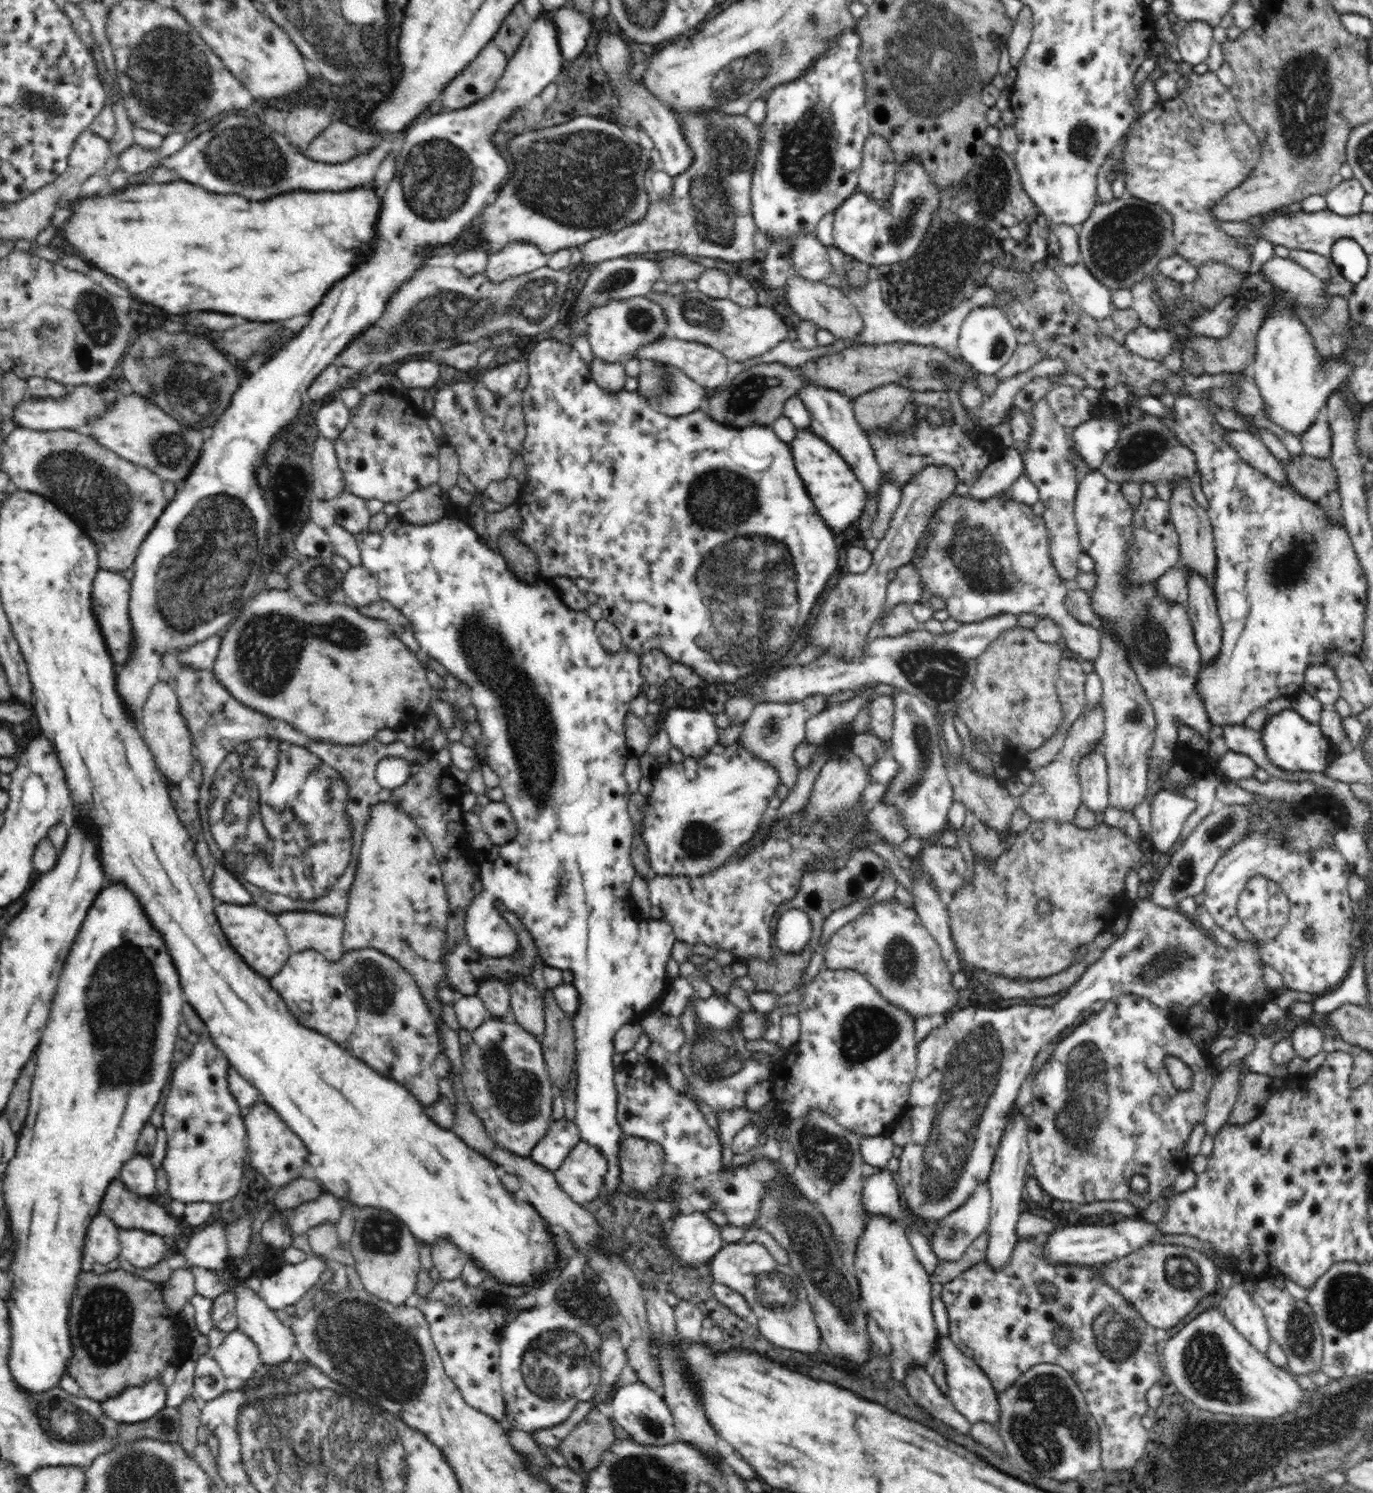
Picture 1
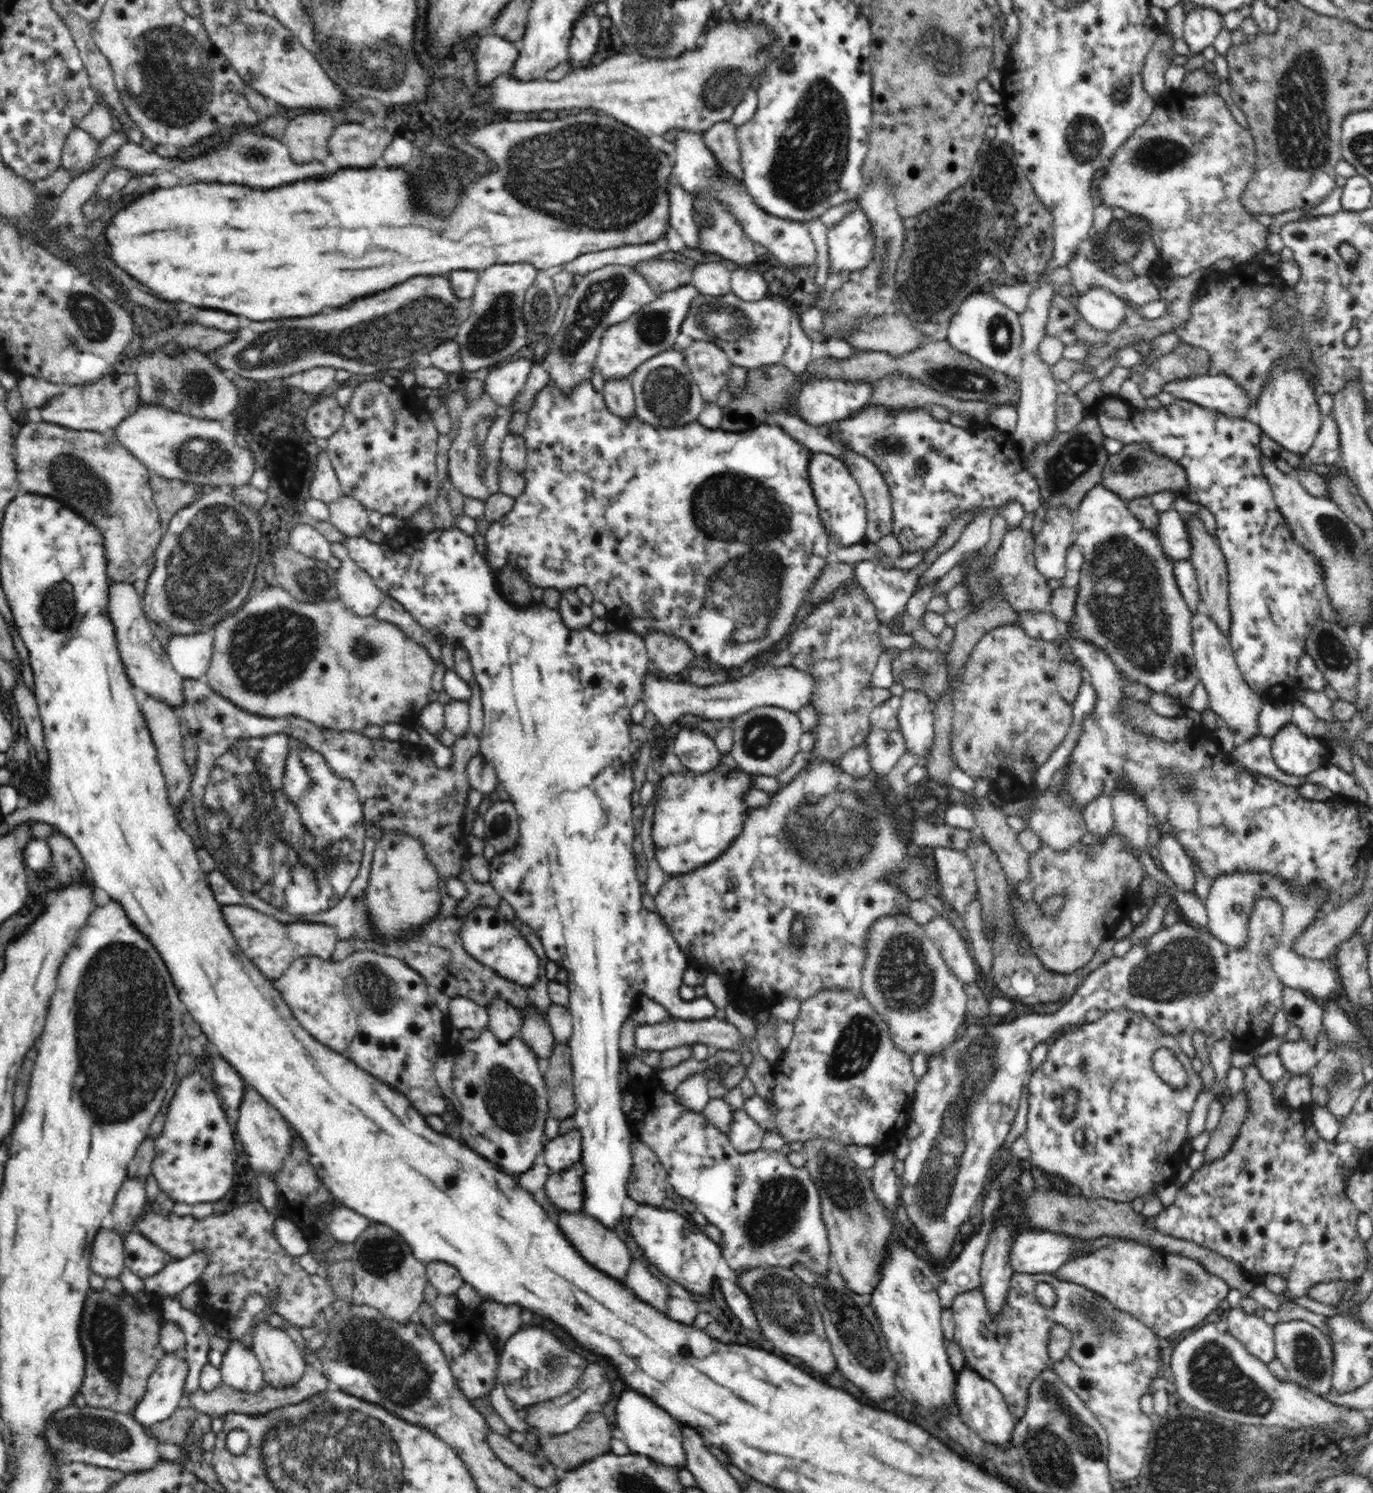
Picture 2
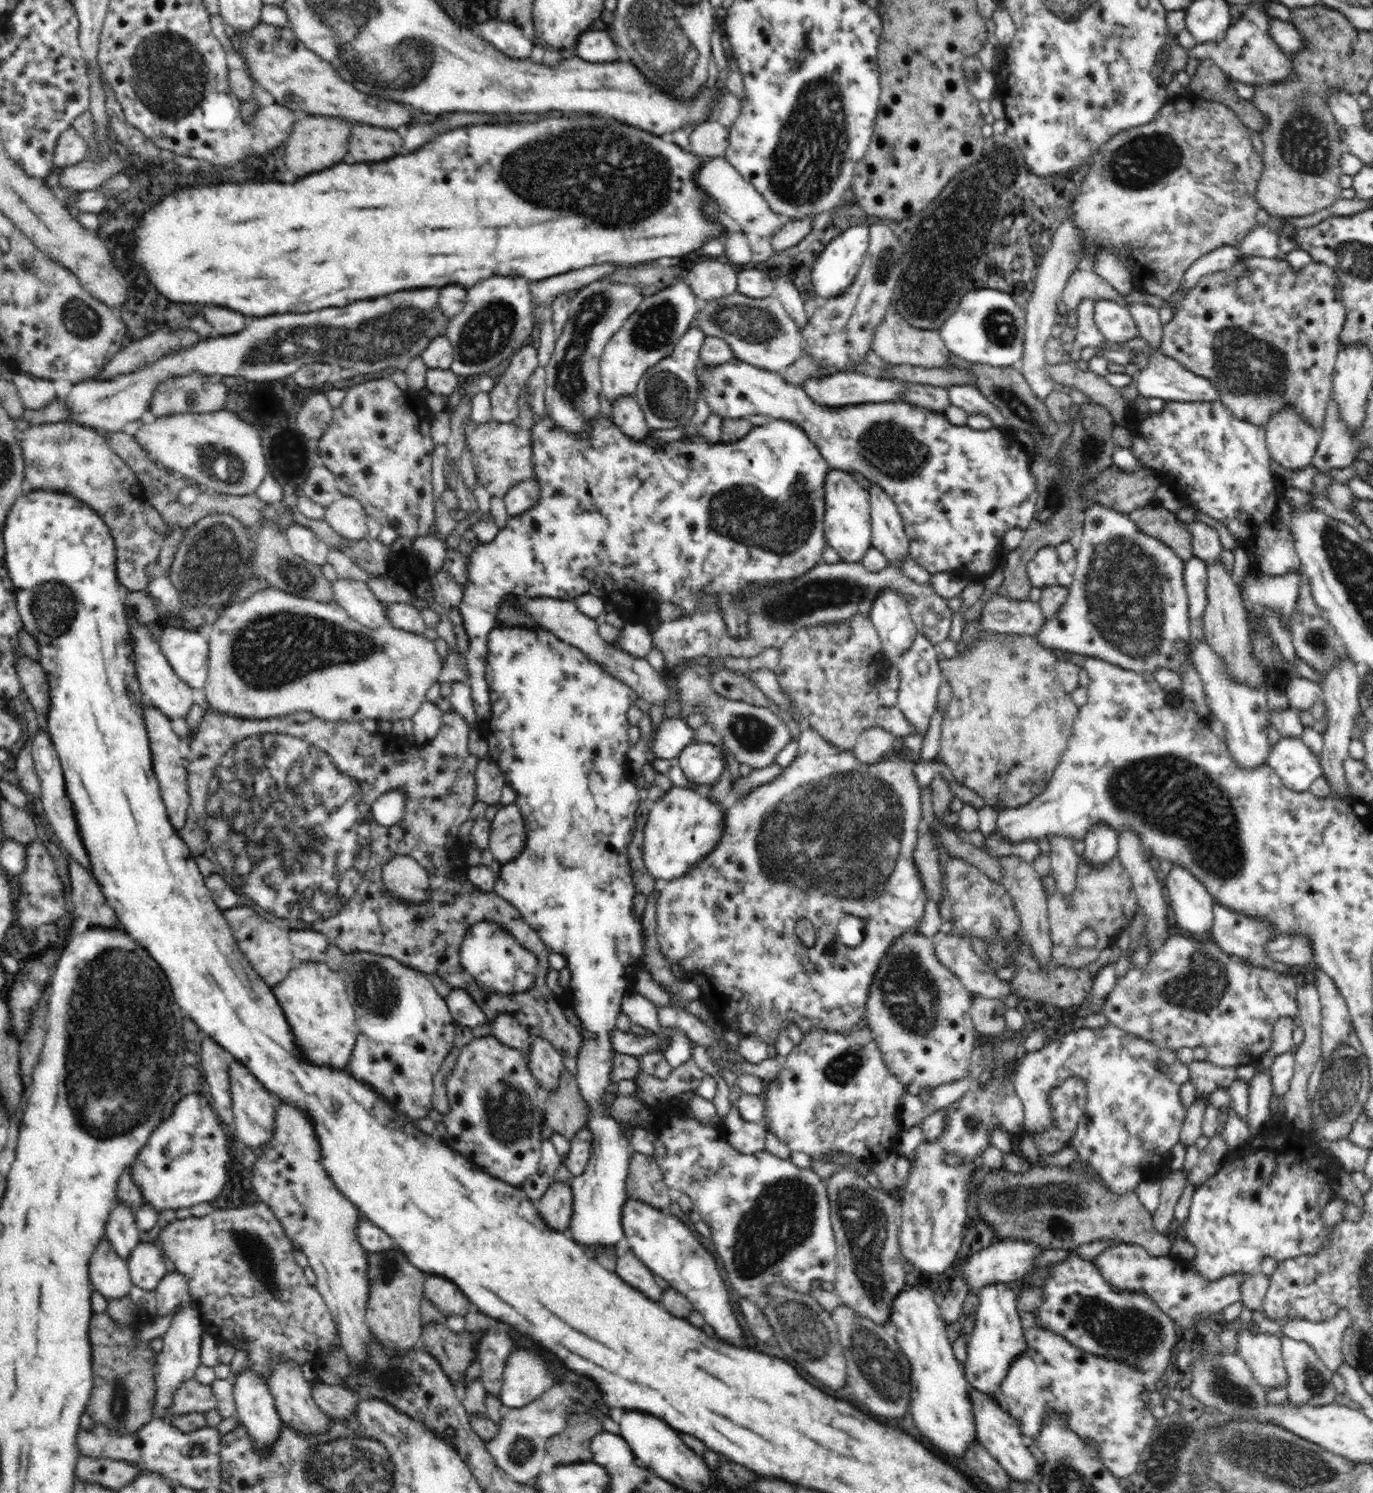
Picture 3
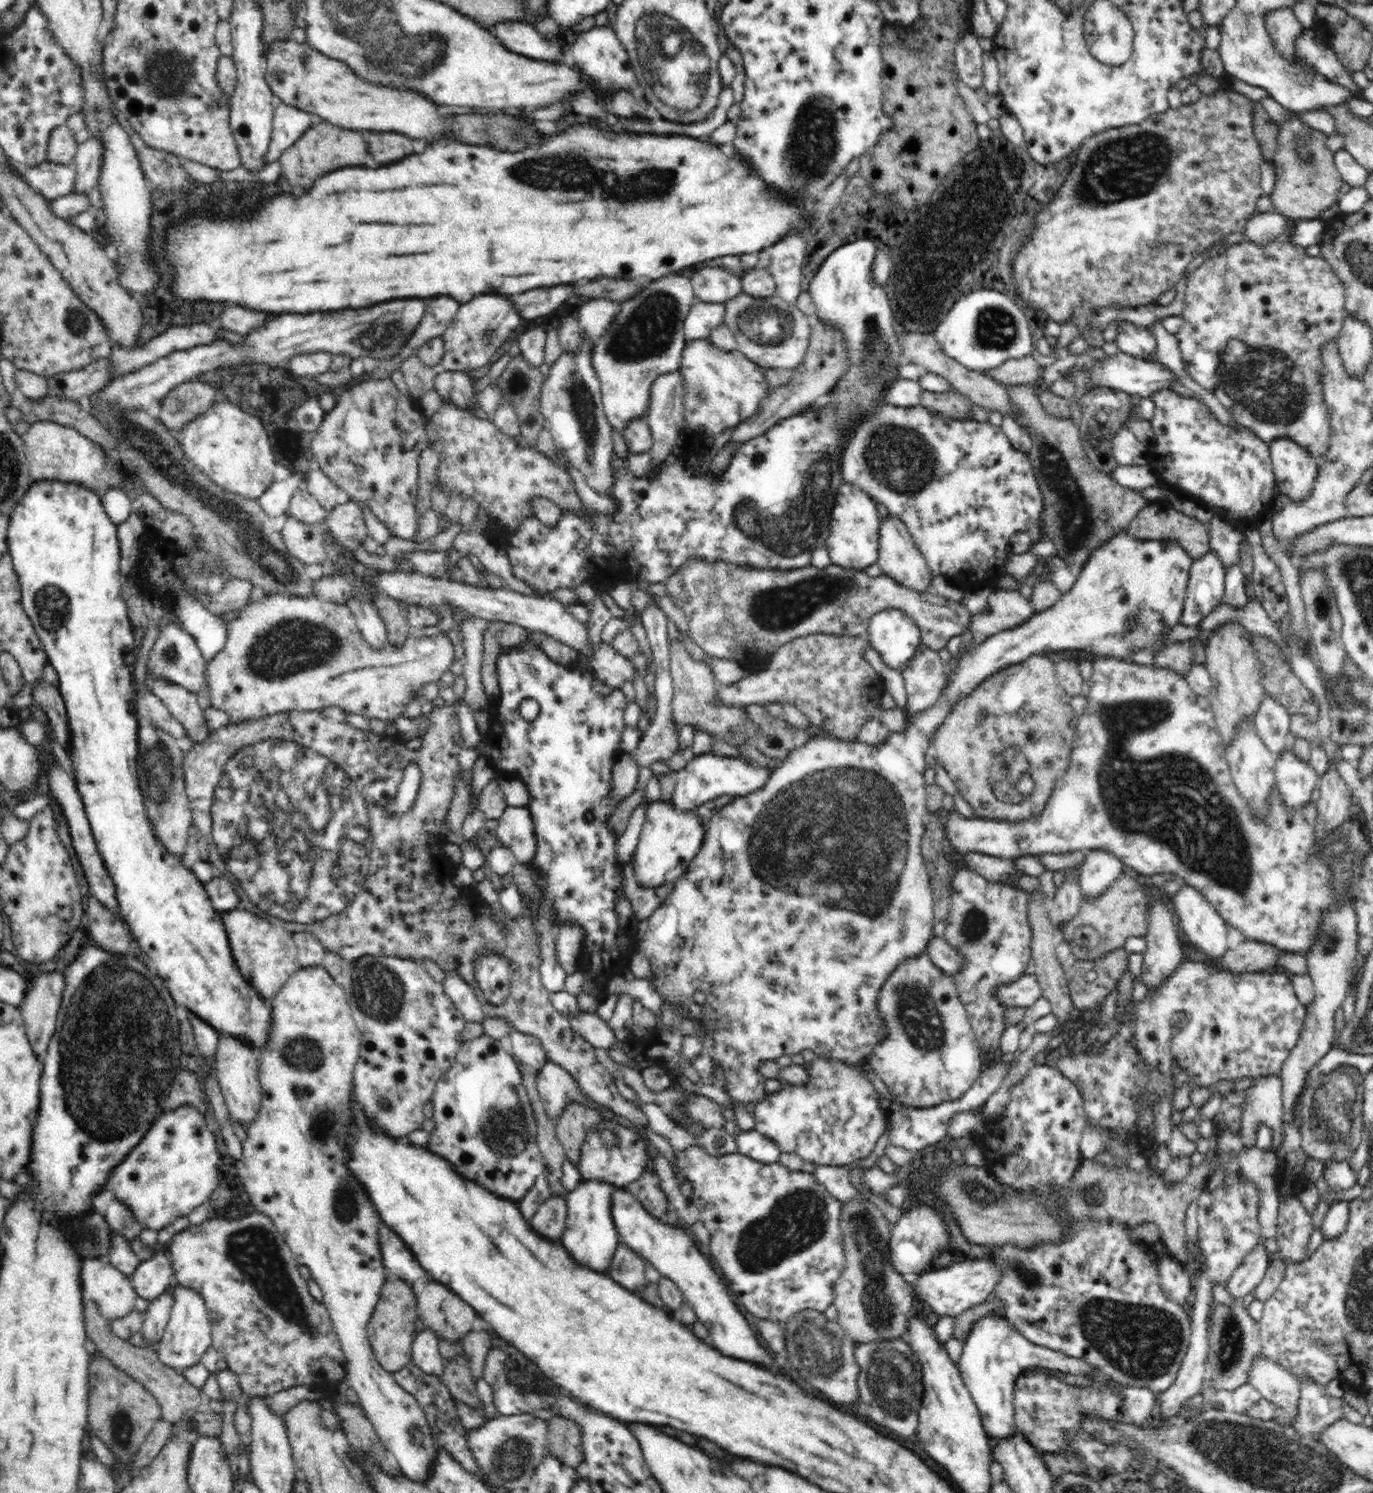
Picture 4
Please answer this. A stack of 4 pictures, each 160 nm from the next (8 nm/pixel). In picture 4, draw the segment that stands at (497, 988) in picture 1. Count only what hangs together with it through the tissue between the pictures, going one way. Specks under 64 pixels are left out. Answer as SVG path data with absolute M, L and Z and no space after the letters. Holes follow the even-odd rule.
M516 1029L510 1032L506 1044L516 1061L532 1066L538 1071L546 1064L547 1051L534 1035L524 1034Z

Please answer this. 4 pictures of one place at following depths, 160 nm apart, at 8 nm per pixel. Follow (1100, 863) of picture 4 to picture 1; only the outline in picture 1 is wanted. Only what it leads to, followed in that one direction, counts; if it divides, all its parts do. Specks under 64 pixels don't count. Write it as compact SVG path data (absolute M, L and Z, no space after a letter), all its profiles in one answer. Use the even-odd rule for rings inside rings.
M1098 742L1098 746L1078 764L1081 801L1095 814L1104 812L1109 806L1108 779L1106 759Z

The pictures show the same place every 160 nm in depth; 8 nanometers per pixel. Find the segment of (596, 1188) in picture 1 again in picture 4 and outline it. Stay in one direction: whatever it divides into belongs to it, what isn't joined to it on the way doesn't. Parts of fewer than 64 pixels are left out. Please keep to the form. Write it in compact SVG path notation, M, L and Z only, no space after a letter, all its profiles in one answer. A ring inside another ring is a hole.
M552 1194L537 1209L529 1225L544 1238L559 1241L565 1229L567 1217L566 1199Z

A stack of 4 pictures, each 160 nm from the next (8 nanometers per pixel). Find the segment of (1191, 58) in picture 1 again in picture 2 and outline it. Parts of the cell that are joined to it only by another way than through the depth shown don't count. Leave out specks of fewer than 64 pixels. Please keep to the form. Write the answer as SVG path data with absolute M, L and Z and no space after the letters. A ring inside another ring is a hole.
M1198 7L1185 18L1183 38L1192 54L1200 54L1213 46L1214 39L1223 28L1223 15L1214 8Z

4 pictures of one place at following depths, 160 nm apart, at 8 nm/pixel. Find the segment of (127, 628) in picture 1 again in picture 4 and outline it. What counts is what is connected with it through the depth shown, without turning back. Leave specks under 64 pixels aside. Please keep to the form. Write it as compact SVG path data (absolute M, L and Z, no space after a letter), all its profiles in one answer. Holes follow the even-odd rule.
M146 674L146 677L147 688L158 696L172 716L182 723L193 743L202 742L214 733L206 727L205 709L198 704L197 693L190 692L175 683L156 681L151 674Z

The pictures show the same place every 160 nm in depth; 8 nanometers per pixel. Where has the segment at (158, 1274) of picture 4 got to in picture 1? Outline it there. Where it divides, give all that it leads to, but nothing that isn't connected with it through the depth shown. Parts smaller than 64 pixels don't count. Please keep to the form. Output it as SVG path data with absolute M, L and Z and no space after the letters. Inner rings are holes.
M135 1227L130 1230L119 1229L118 1241L121 1257L136 1268L154 1267L163 1259L162 1256L168 1248L162 1236Z

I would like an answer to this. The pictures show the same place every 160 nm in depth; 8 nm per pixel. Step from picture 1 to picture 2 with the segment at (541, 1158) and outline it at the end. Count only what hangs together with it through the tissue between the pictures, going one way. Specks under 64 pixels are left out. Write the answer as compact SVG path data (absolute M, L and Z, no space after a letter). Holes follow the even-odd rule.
M577 1128L566 1134L558 1134L550 1141L545 1141L543 1148L544 1161L553 1171L558 1172L570 1168L581 1160L582 1137Z

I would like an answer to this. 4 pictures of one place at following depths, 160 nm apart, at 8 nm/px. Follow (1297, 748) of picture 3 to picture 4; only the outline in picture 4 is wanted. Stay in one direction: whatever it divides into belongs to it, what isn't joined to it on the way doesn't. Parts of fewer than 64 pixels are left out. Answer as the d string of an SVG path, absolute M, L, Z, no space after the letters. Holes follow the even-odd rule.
M1282 750L1276 756L1274 778L1281 799L1288 808L1300 808L1308 804L1319 782L1317 772L1308 762L1300 760L1292 750Z

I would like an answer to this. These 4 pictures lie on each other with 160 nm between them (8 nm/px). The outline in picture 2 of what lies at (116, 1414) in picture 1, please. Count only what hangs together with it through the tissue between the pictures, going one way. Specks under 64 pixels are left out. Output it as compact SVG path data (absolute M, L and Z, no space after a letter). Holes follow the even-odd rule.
M184 1354L164 1355L148 1380L146 1393L134 1408L133 1418L146 1428L170 1418L183 1405L188 1372Z

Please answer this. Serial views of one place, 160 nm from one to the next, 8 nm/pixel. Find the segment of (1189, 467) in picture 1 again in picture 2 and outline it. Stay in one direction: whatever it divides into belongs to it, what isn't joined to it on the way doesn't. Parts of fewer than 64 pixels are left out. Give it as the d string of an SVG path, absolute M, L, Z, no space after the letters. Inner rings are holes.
M1144 443L1125 445L1120 451L1119 454L1109 456L1104 466L1101 484L1116 493L1122 500L1128 503L1128 500L1134 500L1134 498L1152 497L1162 490L1169 490L1176 496L1186 498L1188 478L1186 471L1176 461L1156 455Z

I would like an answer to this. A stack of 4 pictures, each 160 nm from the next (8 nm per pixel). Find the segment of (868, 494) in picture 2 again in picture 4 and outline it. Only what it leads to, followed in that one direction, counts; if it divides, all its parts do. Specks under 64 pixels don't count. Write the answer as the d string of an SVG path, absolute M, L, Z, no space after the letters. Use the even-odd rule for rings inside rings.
M889 514L889 517L880 520L879 546L877 563L881 566L882 573L902 586L907 586L918 592L931 591L932 571L926 564L926 559L922 556L920 549L916 547L912 536L903 522Z

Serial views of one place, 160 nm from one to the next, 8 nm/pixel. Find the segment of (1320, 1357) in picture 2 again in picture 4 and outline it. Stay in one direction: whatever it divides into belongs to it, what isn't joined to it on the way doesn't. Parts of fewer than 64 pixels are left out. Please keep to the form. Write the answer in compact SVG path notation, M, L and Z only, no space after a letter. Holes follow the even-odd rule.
M1304 1378L1300 1381L1300 1402L1298 1415L1292 1427L1302 1436L1318 1437L1332 1423L1343 1420L1345 1405L1342 1399L1333 1398L1326 1393L1326 1388Z

